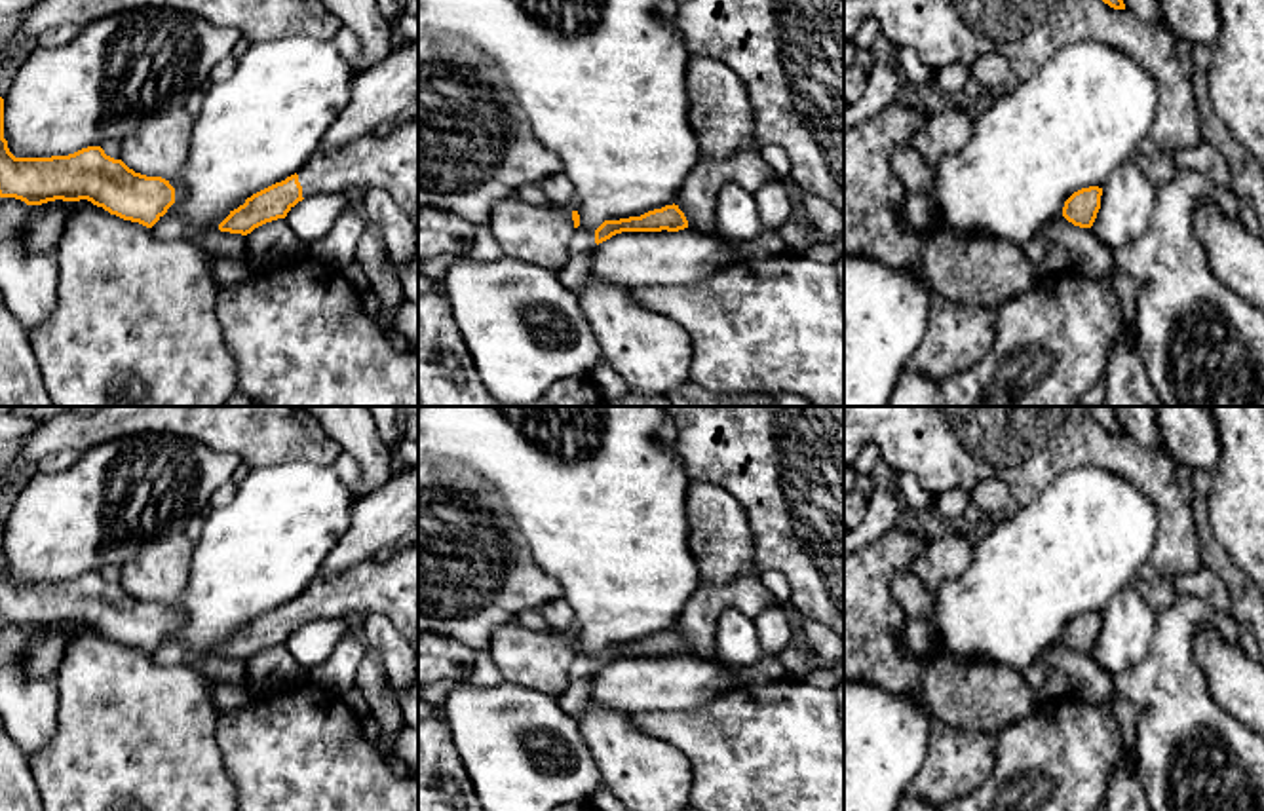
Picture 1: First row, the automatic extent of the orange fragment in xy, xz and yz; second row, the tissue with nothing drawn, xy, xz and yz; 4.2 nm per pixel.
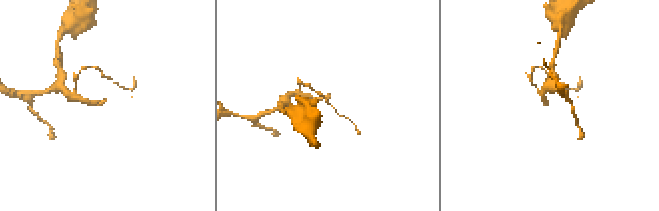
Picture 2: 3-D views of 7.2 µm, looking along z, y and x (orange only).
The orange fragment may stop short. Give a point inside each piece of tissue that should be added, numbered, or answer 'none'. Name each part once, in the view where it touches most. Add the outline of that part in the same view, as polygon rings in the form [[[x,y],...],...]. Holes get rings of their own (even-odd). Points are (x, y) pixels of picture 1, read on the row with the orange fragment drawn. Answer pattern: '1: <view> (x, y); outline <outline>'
1: xy (388, 160); outline [[[418,118],[335,154],[317,150],[297,175],[302,198],[382,188],[418,228]]]

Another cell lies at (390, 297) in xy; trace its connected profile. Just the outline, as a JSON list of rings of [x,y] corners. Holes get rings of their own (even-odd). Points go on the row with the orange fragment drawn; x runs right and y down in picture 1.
[[[367,226],[361,234],[354,260],[365,270],[371,289],[380,298],[380,315],[386,340],[401,351],[416,351],[416,342],[403,336],[395,327],[395,313],[403,302],[403,291],[397,277],[386,266],[388,249],[382,234]]]

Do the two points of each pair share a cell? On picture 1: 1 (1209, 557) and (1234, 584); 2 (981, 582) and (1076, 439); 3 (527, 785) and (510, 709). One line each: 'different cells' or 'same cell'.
1: same cell
2: different cells
3: same cell

